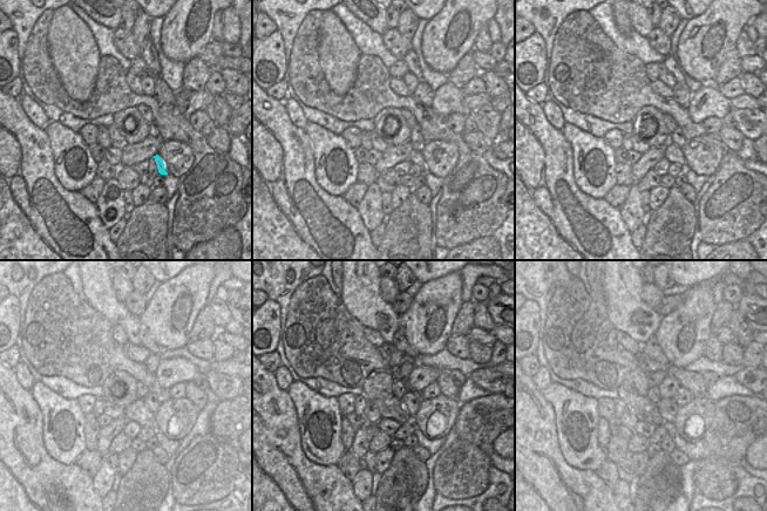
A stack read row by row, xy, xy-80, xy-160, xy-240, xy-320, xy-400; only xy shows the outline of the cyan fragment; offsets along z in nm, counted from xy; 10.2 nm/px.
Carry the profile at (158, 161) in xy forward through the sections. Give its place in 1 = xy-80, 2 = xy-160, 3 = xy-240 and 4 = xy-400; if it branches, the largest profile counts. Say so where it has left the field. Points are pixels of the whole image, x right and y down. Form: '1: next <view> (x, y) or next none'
1: next xy-80 (415, 157)
2: next xy-160 (673, 154)
3: next xy-240 (137, 411)
4: next xy-400 (640, 407)

